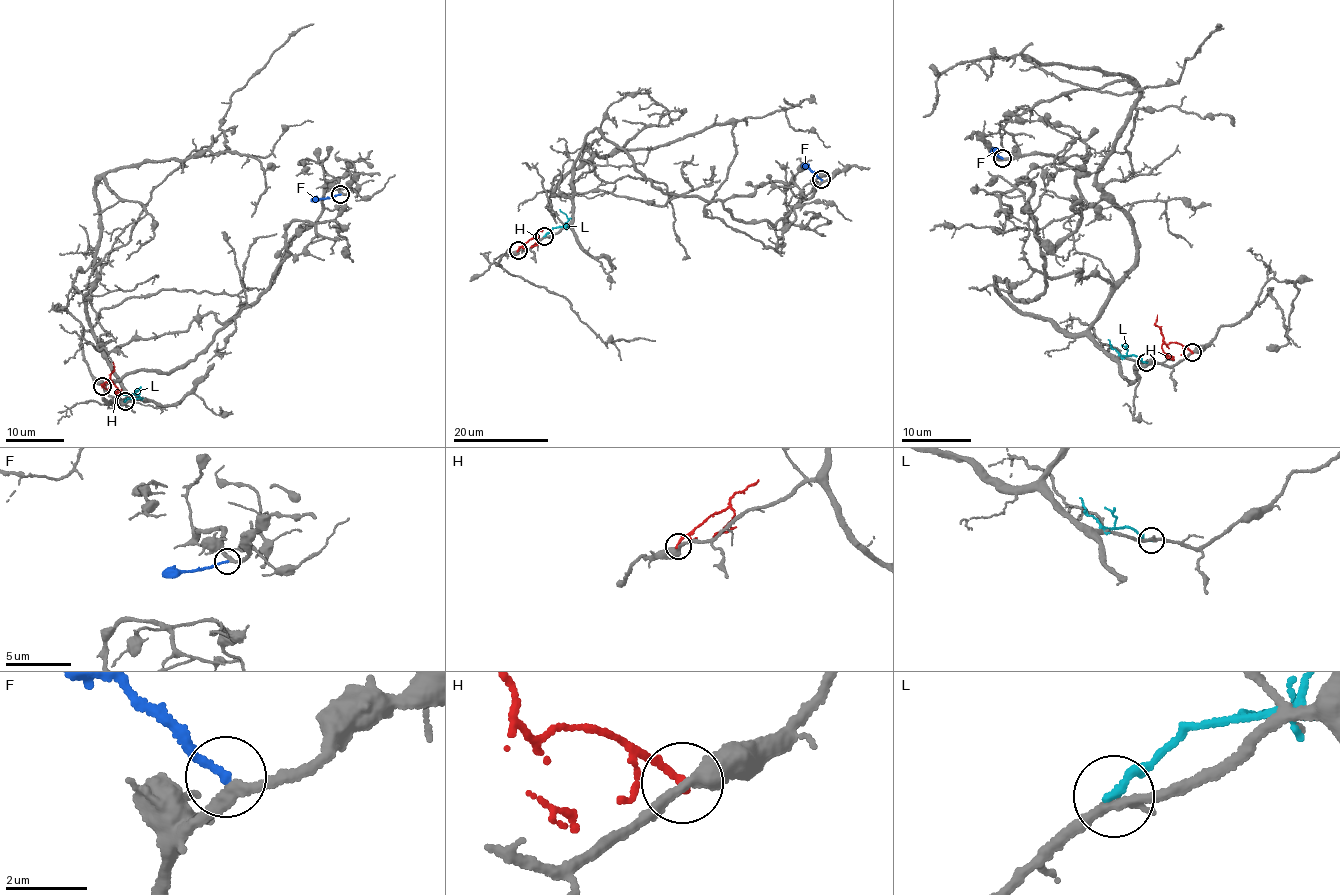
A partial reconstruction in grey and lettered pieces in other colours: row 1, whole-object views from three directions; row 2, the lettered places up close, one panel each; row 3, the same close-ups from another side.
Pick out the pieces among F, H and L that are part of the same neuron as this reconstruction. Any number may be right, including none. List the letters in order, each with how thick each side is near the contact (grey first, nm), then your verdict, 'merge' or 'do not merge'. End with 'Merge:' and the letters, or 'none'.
F: 260/180 nm | merge
H: 360/200 nm | do not merge
L: 240/200 nm | do not merge
Merge: F

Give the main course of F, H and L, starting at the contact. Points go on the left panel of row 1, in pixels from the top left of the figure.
F: (340, 194), (311, 200)
H: (103, 386), (106, 382), (111, 383), (113, 361)
L: (125, 402), (127, 398), (139, 396), (122, 394)

